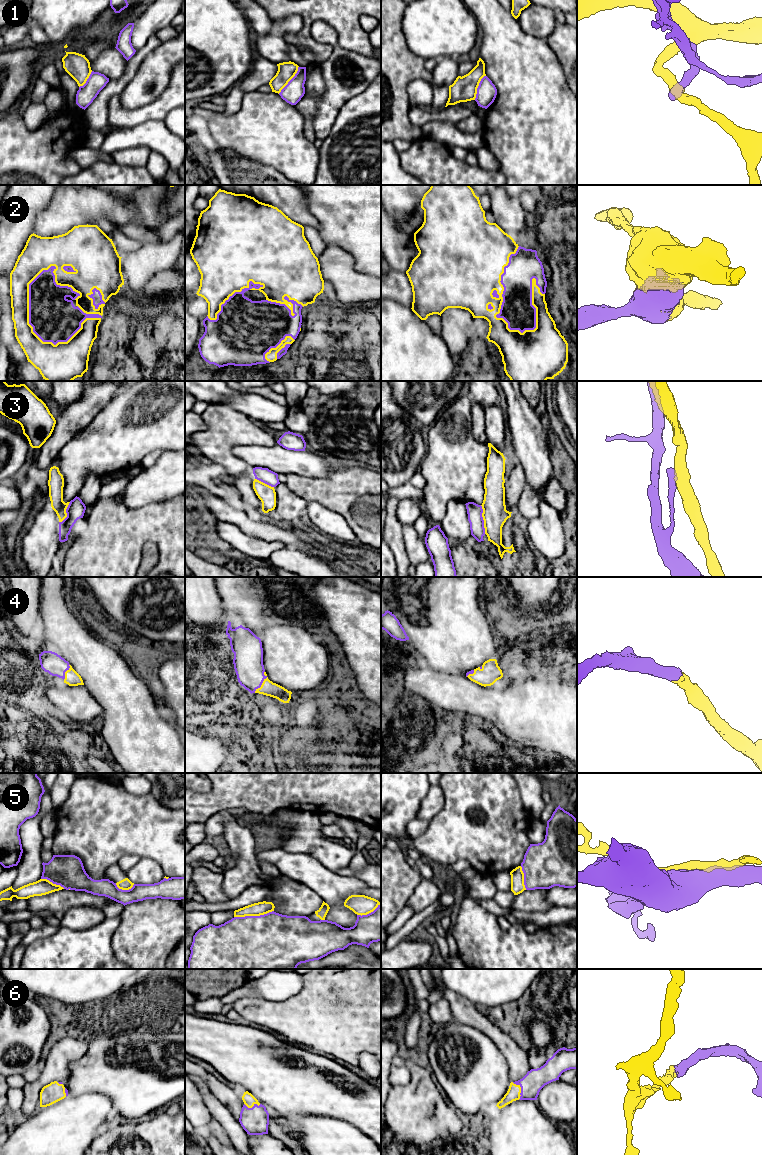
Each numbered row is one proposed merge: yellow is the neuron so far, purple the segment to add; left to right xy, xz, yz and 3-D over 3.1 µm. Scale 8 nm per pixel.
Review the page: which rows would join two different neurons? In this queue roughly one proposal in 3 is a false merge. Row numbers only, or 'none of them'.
1, 3, 5

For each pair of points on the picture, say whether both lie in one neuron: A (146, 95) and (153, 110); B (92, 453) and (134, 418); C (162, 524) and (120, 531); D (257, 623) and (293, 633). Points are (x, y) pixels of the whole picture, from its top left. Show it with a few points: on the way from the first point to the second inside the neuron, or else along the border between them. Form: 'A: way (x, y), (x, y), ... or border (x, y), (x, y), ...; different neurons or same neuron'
A: border (167, 86), (153, 101), (128, 109); different neurons
B: way (102, 448), (124, 428); same neuron
C: way (152, 524), (142, 524), (130, 529); same neuron
D: border (269, 624), (263, 629), (259, 637); different neurons

